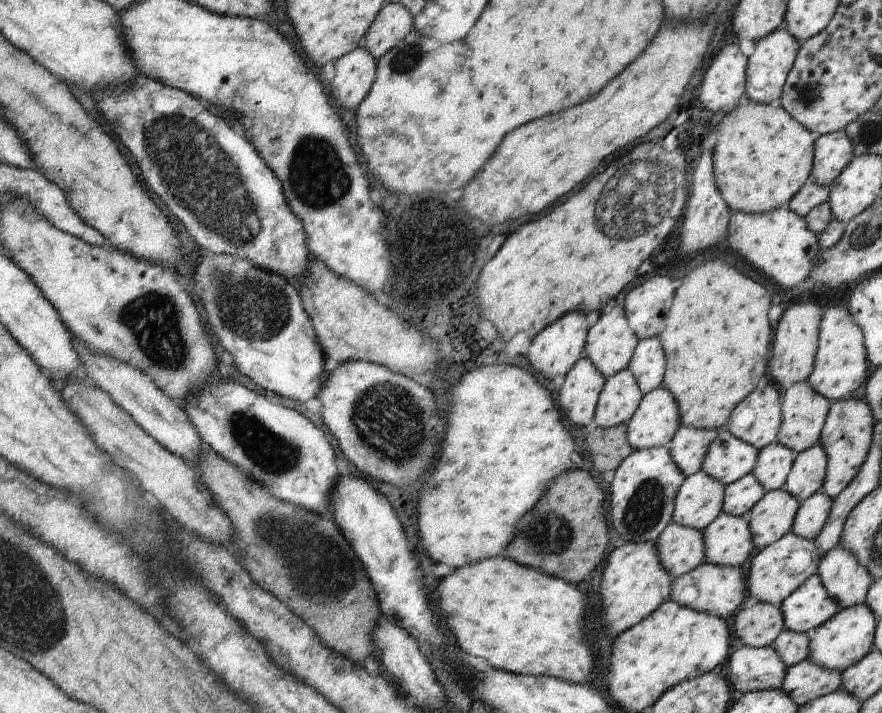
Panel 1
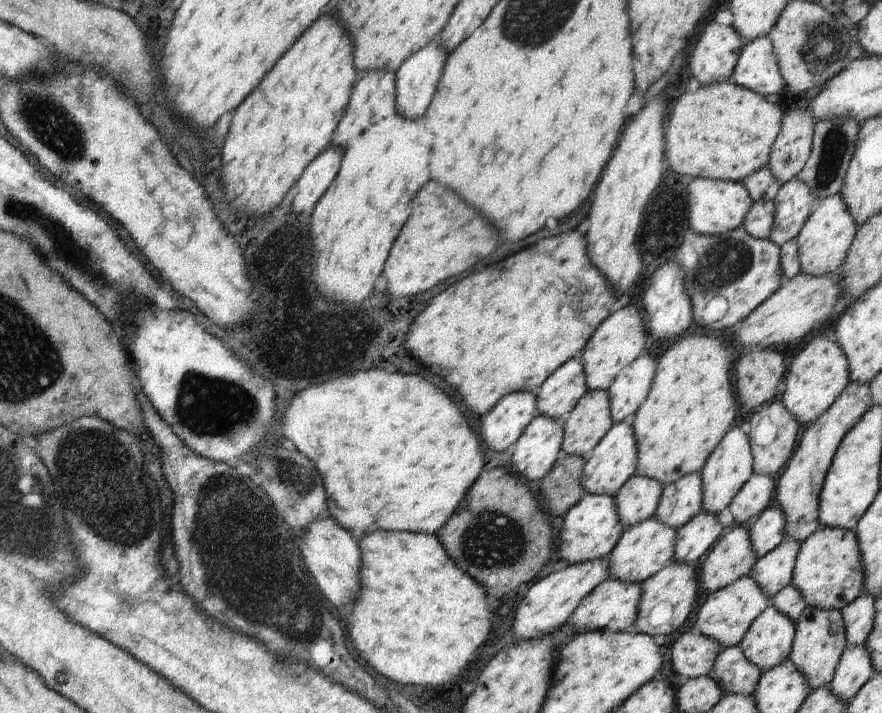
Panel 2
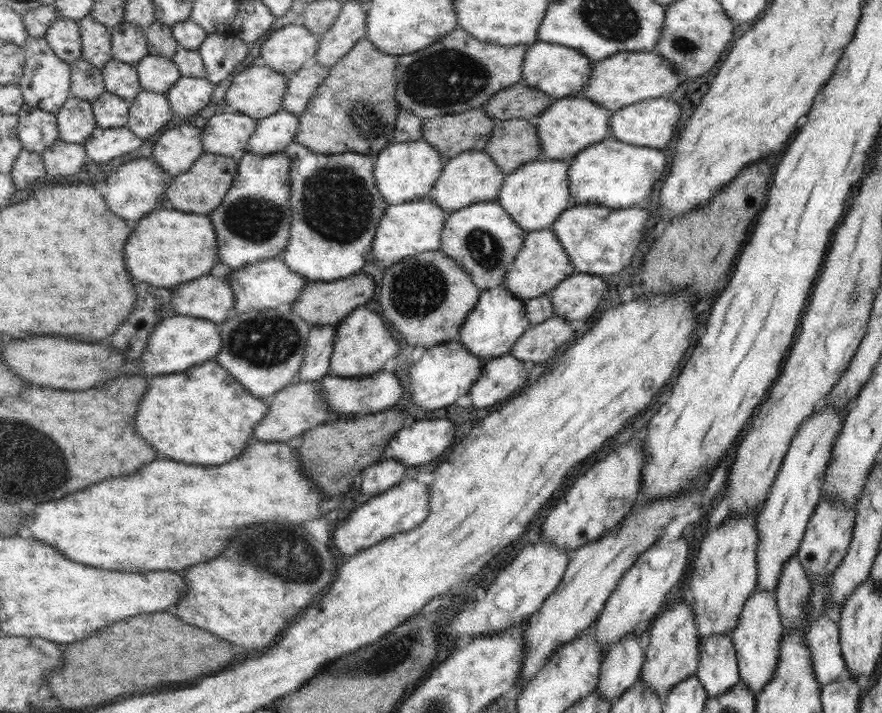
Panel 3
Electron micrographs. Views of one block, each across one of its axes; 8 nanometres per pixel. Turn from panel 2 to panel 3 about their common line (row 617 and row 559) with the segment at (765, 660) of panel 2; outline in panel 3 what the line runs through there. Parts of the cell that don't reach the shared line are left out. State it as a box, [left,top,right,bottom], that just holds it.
[756,405,848,591]

